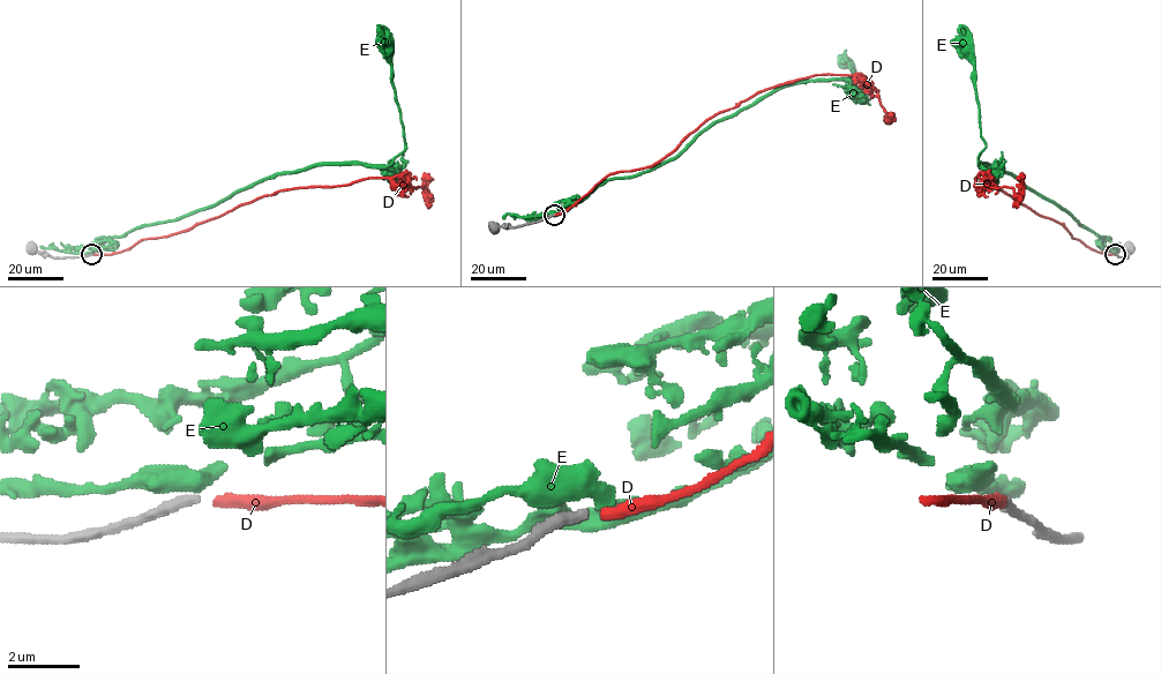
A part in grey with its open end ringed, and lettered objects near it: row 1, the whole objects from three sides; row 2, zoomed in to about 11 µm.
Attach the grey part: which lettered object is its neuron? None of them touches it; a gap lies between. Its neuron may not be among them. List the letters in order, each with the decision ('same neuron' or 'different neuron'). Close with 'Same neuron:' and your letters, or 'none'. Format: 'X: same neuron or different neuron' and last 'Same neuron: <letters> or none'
D: same neuron
E: different neuron
Same neuron: D

